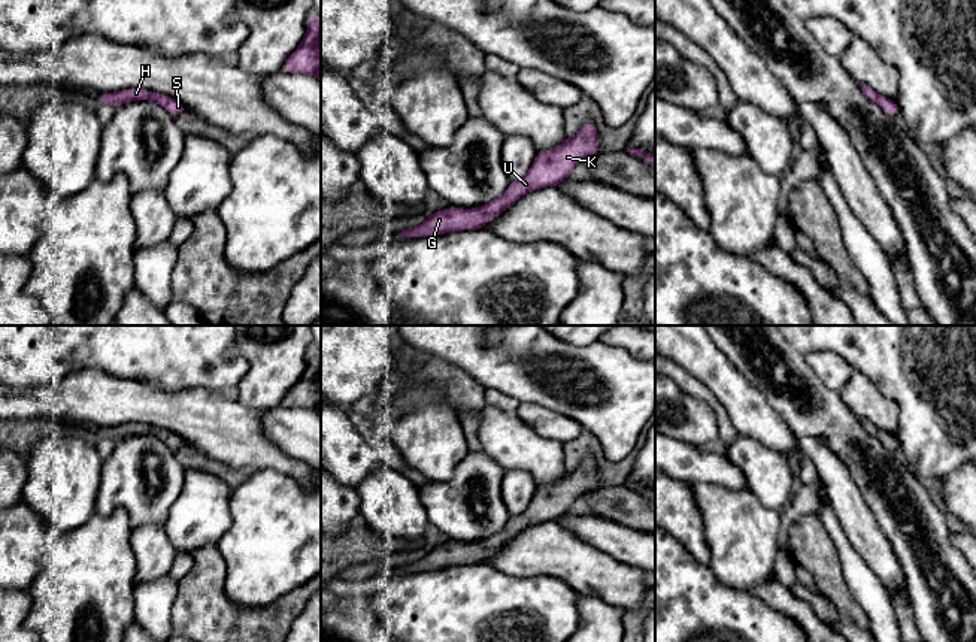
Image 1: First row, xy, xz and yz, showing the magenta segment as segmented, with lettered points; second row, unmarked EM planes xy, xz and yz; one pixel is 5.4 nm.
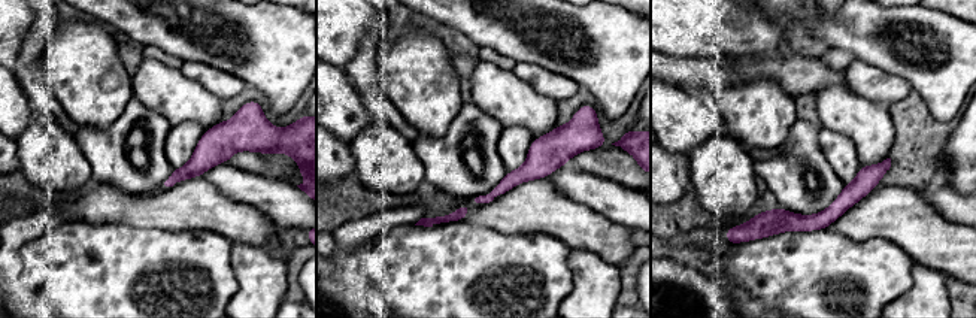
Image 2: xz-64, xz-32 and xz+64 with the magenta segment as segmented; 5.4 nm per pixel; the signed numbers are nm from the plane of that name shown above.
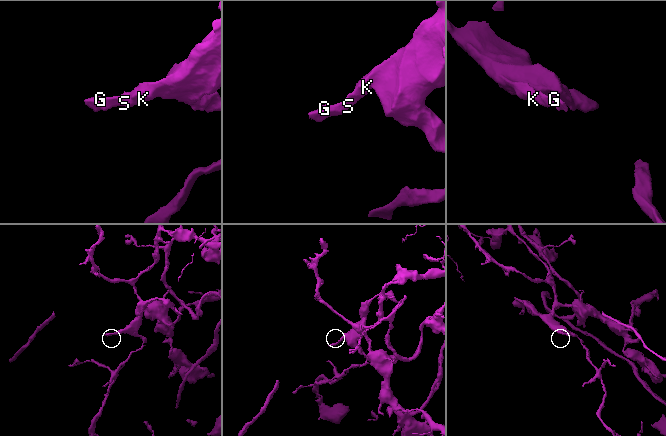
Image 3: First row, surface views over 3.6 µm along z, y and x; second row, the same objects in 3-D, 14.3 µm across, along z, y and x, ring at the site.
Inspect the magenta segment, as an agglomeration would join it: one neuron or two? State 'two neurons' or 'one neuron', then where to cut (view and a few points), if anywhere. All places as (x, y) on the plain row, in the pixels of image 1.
one neuron; cut none

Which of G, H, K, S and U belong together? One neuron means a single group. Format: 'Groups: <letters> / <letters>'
Groups: G H K S U

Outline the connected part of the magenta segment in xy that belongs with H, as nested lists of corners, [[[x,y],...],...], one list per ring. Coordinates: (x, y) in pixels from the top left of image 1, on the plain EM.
[[[130,423],[113,427],[97,427],[97,434],[100,439],[109,439],[115,443],[128,436],[148,434],[167,443],[173,452],[188,446],[179,434],[149,424]]]

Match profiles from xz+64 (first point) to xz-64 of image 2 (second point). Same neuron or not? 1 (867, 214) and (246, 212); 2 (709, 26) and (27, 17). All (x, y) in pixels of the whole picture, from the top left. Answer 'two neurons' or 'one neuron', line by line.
1: one neuron
2: one neuron

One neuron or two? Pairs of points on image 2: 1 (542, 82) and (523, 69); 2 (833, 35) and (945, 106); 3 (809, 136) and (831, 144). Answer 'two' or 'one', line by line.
1: one
2: one
3: two

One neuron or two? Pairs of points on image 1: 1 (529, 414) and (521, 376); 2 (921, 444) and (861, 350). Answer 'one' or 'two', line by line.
1: two
2: one

